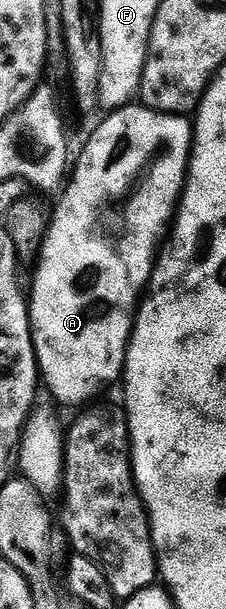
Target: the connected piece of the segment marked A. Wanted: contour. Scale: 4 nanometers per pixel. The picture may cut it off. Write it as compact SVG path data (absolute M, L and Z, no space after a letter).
M132 103L130 105L123 106L122 109L117 109L106 114L107 118L100 123L95 129L95 134L91 137L91 142L87 145L87 150L79 157L79 162L74 162L73 172L70 174L69 180L66 182L65 188L62 190L63 198L60 199L59 205L54 206L53 216L51 219L51 227L47 231L47 236L43 239L43 244L41 250L37 255L37 266L39 265L39 270L35 273L35 286L31 289L31 297L29 296L29 312L31 314L31 341L35 344L35 357L39 361L39 371L41 374L42 384L47 385L47 389L60 401L63 405L79 405L78 407L86 406L88 403L94 402L95 397L99 392L102 391L106 385L111 385L114 381L118 382L122 378L125 372L125 366L127 363L127 345L131 342L131 331L135 327L135 315L141 304L141 298L144 296L145 290L150 286L151 274L155 271L155 263L161 252L161 246L168 240L169 230L172 228L175 214L179 211L179 203L183 200L183 190L187 184L187 170L191 163L191 150L193 148L193 125L186 116L176 115L174 113L158 113L152 109L147 108L146 105L142 103Z

